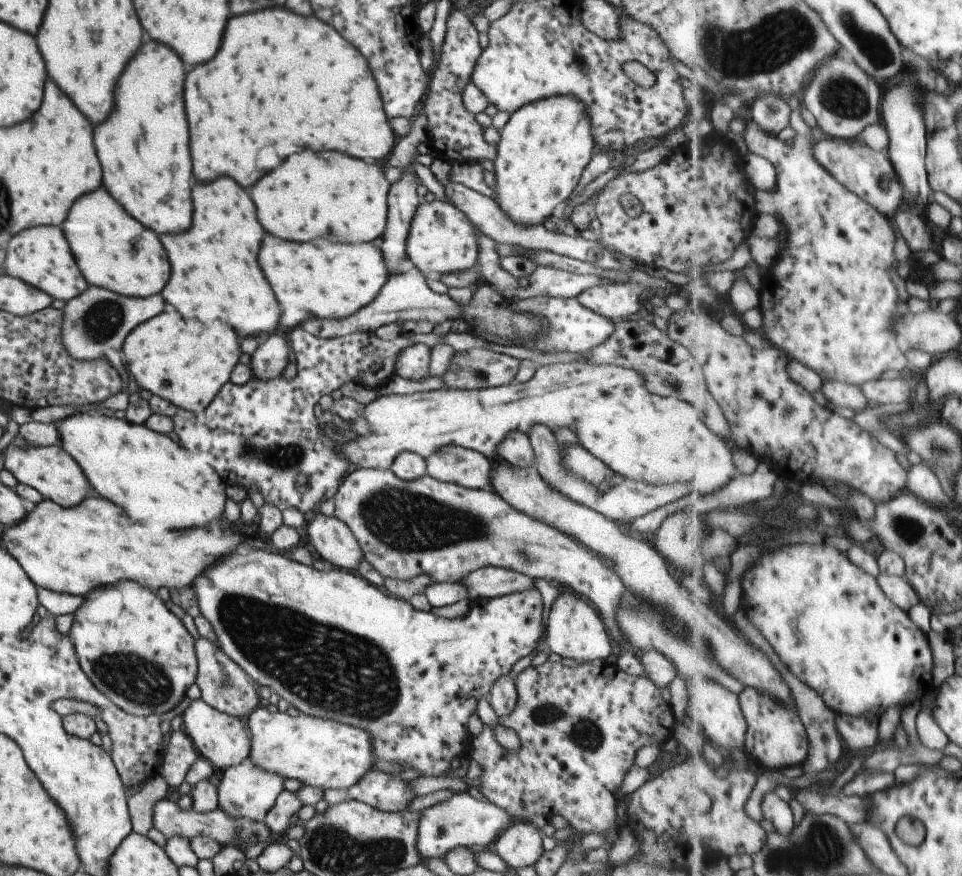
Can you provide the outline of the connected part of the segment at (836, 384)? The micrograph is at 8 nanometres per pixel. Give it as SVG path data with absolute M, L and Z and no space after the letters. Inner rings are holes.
M823 379L824 383L821 392L828 398L831 404L850 408L860 412L867 406L871 406L865 396L862 387L848 382L841 382L835 379Z

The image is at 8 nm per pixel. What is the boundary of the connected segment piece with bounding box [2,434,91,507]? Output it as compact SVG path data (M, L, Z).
M21 436L14 438L3 451L3 469L11 471L19 483L34 488L42 498L48 498L60 507L75 507L91 492L91 485L84 477L79 465L68 456L60 446L37 447L23 440Z

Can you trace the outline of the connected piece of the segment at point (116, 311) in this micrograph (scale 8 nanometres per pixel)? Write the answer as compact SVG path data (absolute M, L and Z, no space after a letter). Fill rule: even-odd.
M88 286L81 294L68 300L62 310L62 331L61 337L63 346L67 352L77 361L88 361L91 359L107 359L117 370L118 373L124 373L122 369L121 347L125 337L138 325L147 319L153 318L163 310L163 300L161 296L147 296L147 298L124 297L123 295L105 290L101 287Z

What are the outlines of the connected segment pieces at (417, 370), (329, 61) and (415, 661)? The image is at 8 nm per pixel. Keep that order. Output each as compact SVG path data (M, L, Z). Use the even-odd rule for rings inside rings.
M421 342L411 343L402 348L394 358L393 374L406 378L407 380L416 380L427 382L427 366L429 347Z
M273 6L231 16L225 24L223 42L211 62L193 66L187 72L183 100L189 126L193 176L207 182L227 174L243 188L251 186L259 178L259 172L253 162L233 160L235 140L231 138L231 124L235 120L235 130L243 132L243 136L245 128L255 128L261 136L261 130L273 130L269 120L273 120L275 126L281 124L281 118L277 120L275 116L275 108L283 110L283 98L297 106L299 128L303 126L301 116L305 112L307 126L303 132L313 134L313 128L317 128L315 132L319 136L321 132L325 134L325 130L331 130L333 134L325 136L337 138L337 142L341 142L341 148L337 144L337 150L343 154L361 160L386 160L398 140L384 113L368 60L325 21L319 22L315 16L297 16L283 6ZM263 98L271 98L271 104L267 104L267 110L271 112L263 116L265 124L257 122L257 126L251 124L253 106L259 100L263 102Z
M252 551L247 554L229 554L219 560L215 566L205 570L205 574L197 576L193 582L193 590L197 594L200 615L209 622L215 633L216 642L221 650L254 682L257 687L267 686L271 692L276 692L288 705L294 706L299 713L312 717L334 720L335 722L363 729L370 737L370 751L374 760L383 760L389 764L399 763L400 770L415 770L417 776L442 776L449 767L452 758L462 760L470 756L472 737L467 731L467 719L476 712L479 699L489 698L488 694L493 683L504 677L511 666L527 656L540 639L541 600L535 587L519 592L493 597L471 600L468 611L462 617L446 619L437 617L431 612L413 609L406 600L392 597L374 587L355 572L349 572L339 567L328 571L319 571L309 565L293 562L278 553L267 551Z

